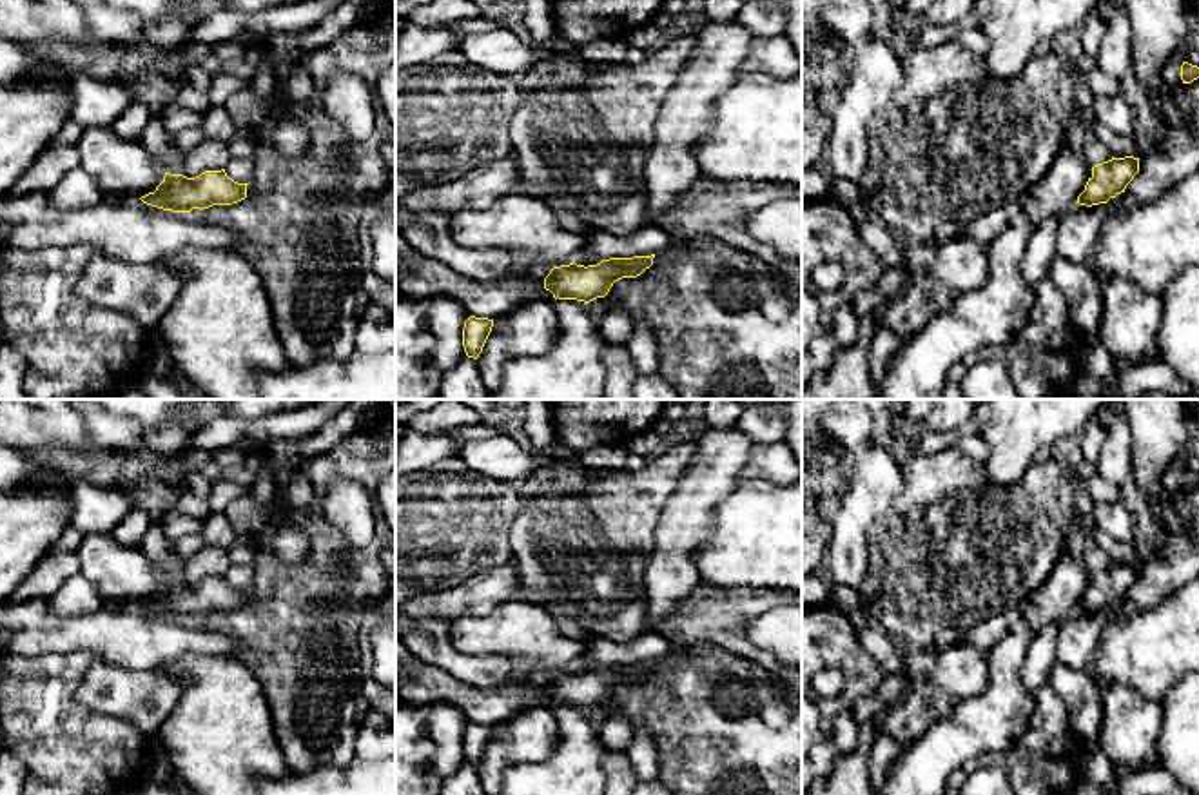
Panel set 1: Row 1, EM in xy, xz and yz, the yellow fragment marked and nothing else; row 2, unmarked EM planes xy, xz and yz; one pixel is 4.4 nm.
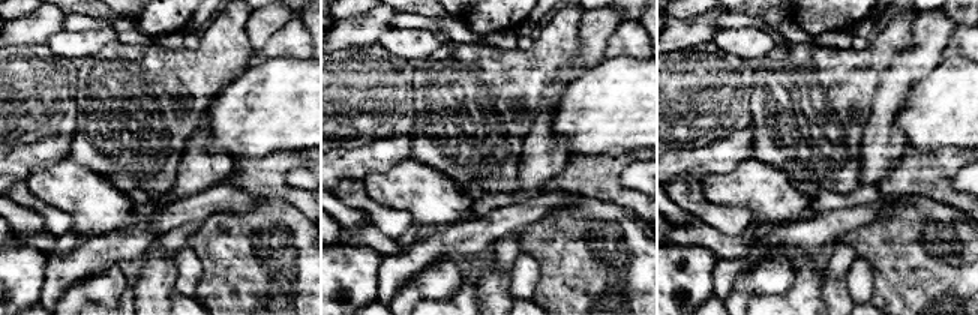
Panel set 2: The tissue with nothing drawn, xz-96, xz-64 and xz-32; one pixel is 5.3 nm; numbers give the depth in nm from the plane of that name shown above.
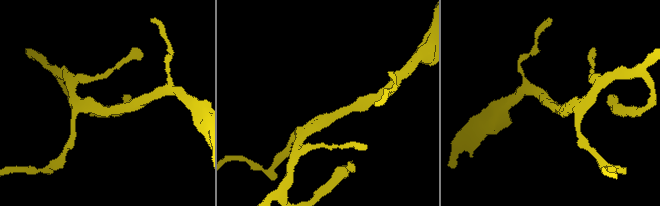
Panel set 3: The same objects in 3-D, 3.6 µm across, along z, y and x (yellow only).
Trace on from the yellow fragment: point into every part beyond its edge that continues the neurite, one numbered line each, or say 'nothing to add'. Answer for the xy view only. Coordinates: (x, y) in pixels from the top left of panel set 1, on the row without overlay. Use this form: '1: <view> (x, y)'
nothing to add

